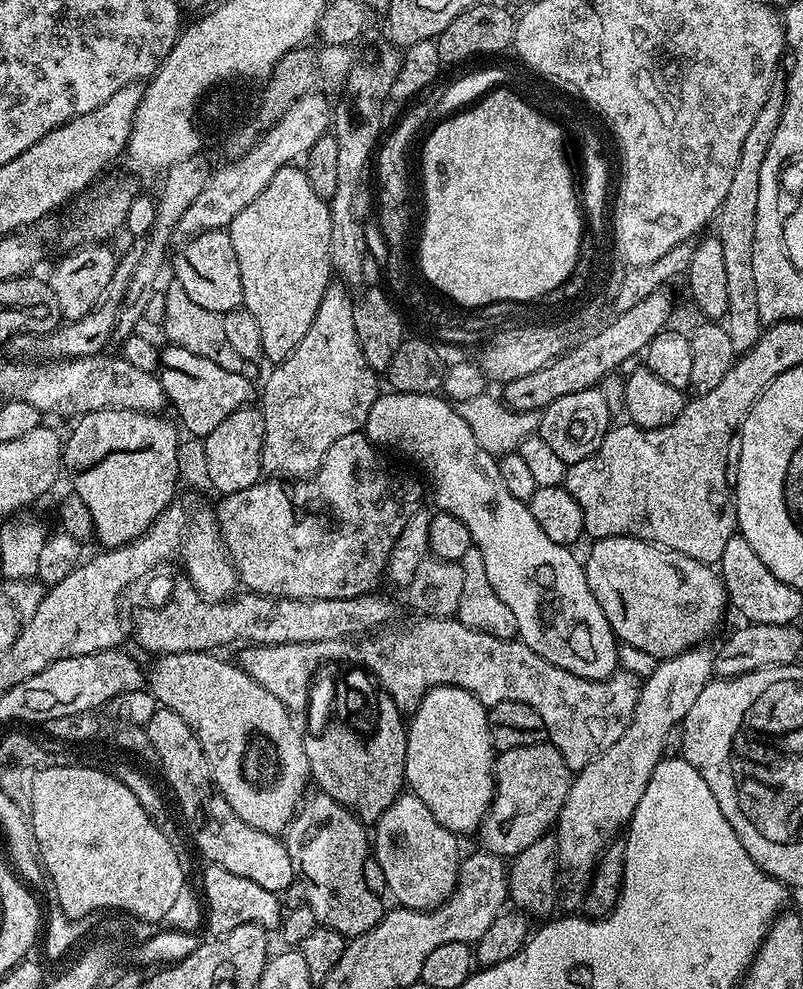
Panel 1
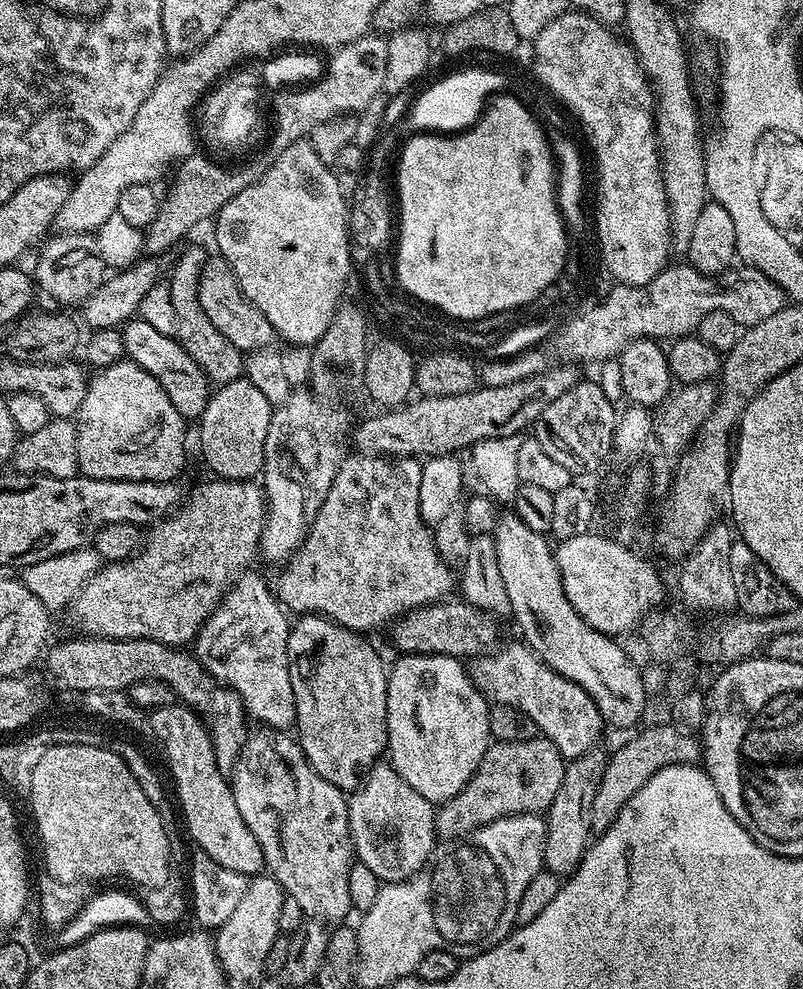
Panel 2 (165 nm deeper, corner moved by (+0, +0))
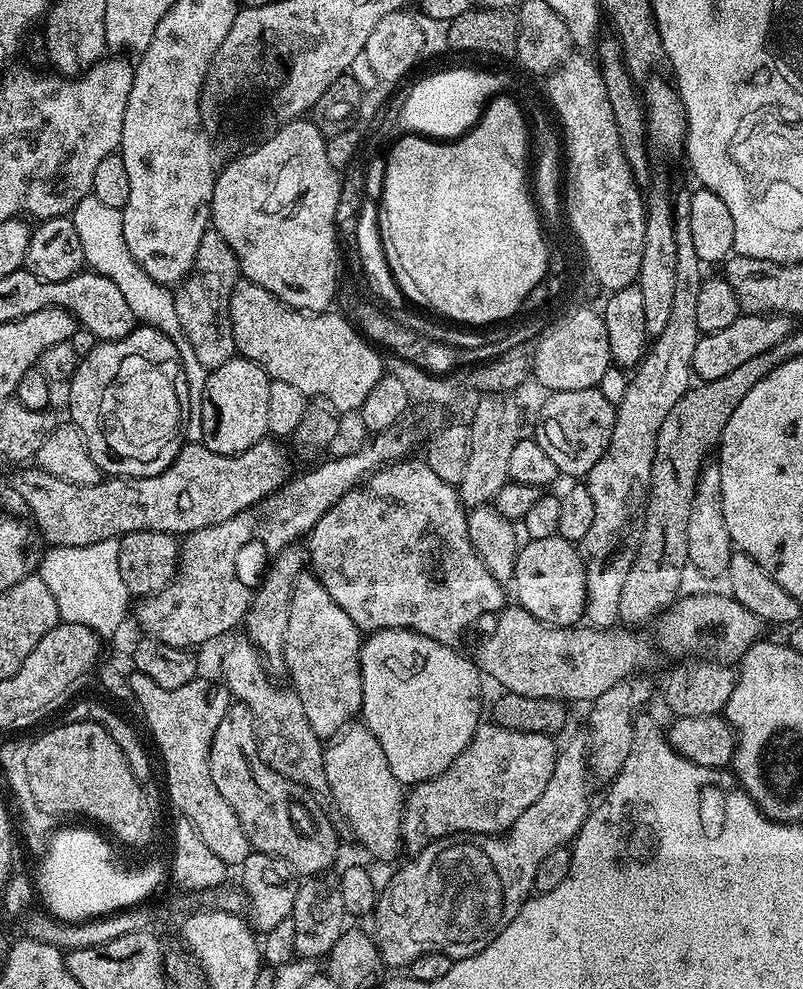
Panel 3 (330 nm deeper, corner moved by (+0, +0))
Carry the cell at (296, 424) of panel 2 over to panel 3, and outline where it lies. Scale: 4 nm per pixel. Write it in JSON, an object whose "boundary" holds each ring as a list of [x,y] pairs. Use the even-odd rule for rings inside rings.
{"boundary":[[[288,542],[285,548],[273,558],[260,580],[260,589],[257,587],[252,593],[252,601],[242,621],[243,631],[248,631],[247,639],[255,644],[265,657],[281,651],[286,638],[286,625],[290,622],[290,597],[294,595],[294,582],[305,575],[309,567],[308,549],[303,543]]]}

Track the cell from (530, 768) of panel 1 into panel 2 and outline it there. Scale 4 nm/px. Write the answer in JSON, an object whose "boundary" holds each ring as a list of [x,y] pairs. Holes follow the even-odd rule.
{"boundary":[[[543,738],[527,740],[526,742],[492,742],[489,743],[486,754],[478,766],[478,770],[445,804],[436,808],[436,834],[441,841],[451,842],[461,838],[471,837],[474,830],[486,826],[500,818],[518,816],[527,812],[537,814],[547,813],[548,807],[554,802],[554,794],[558,794],[558,786],[562,786],[565,758],[554,746],[554,742]]]}

